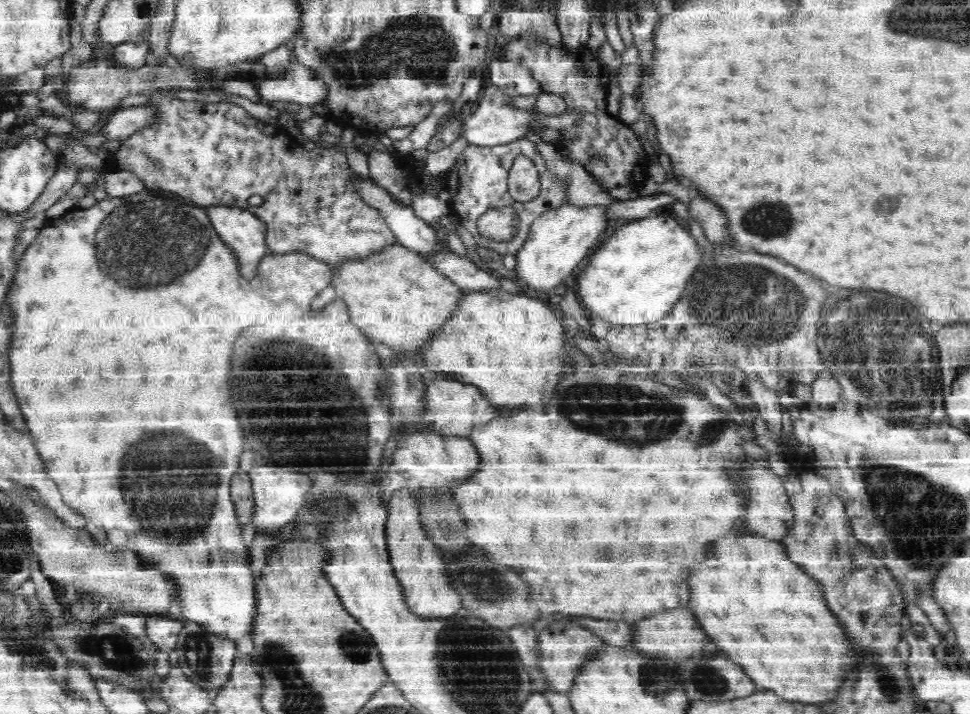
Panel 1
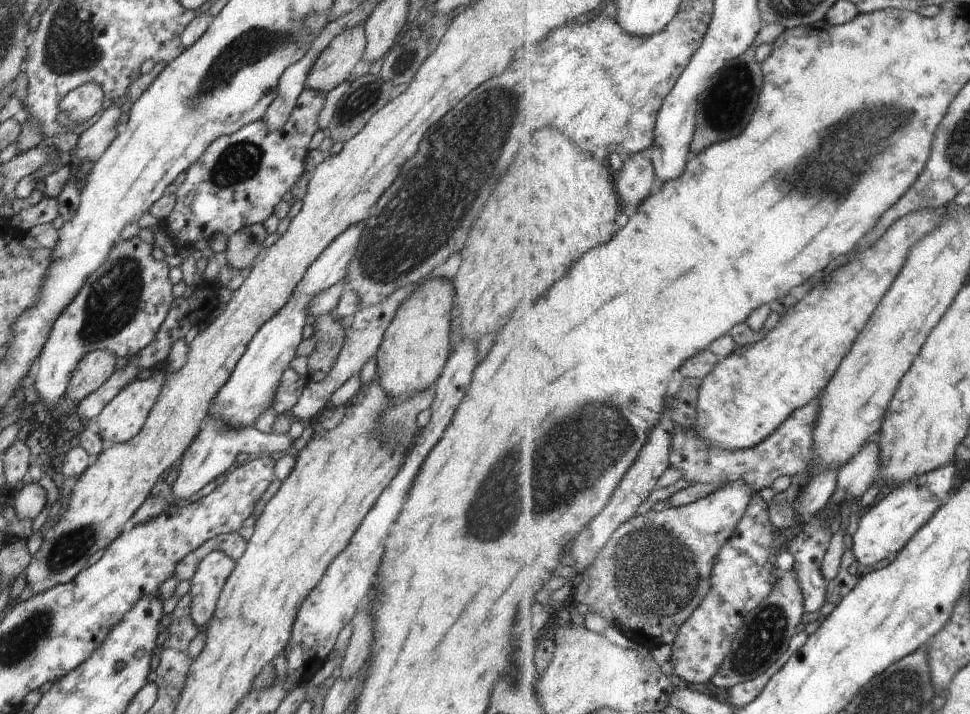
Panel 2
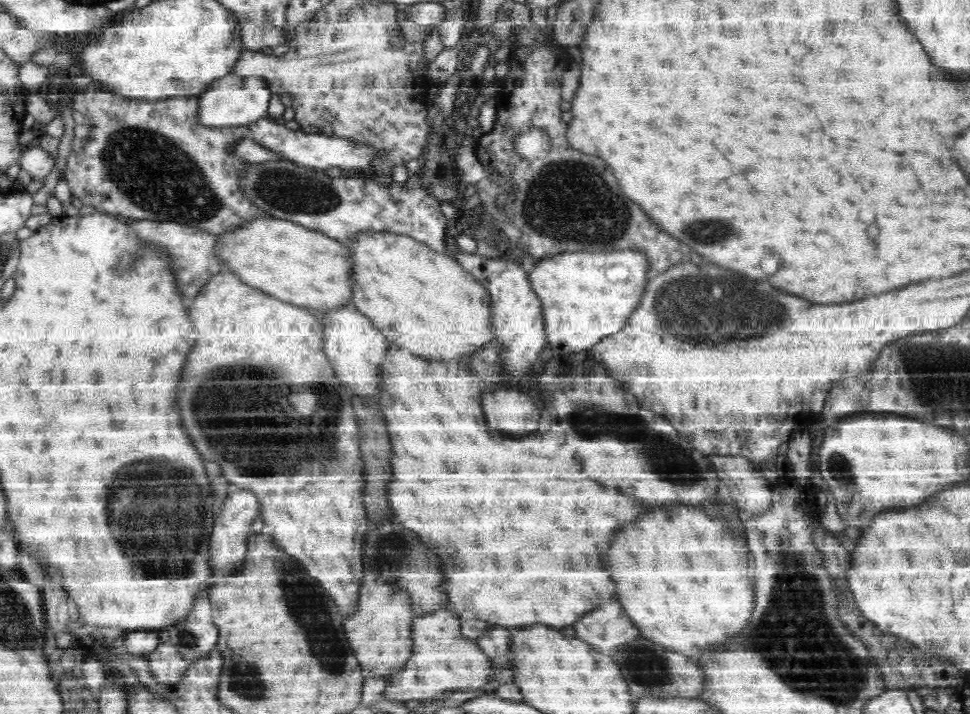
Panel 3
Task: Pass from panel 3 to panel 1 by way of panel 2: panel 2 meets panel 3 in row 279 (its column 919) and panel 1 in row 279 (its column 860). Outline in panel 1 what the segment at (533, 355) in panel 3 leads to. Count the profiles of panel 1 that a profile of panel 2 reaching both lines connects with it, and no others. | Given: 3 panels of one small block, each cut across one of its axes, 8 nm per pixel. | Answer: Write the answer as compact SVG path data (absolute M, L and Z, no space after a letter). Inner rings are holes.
M566 202L559 208L540 215L531 226L527 241L516 255L516 276L521 279L529 293L553 299L553 289L578 264L584 264L600 245L602 234L608 230L608 214L602 204L576 205Z

